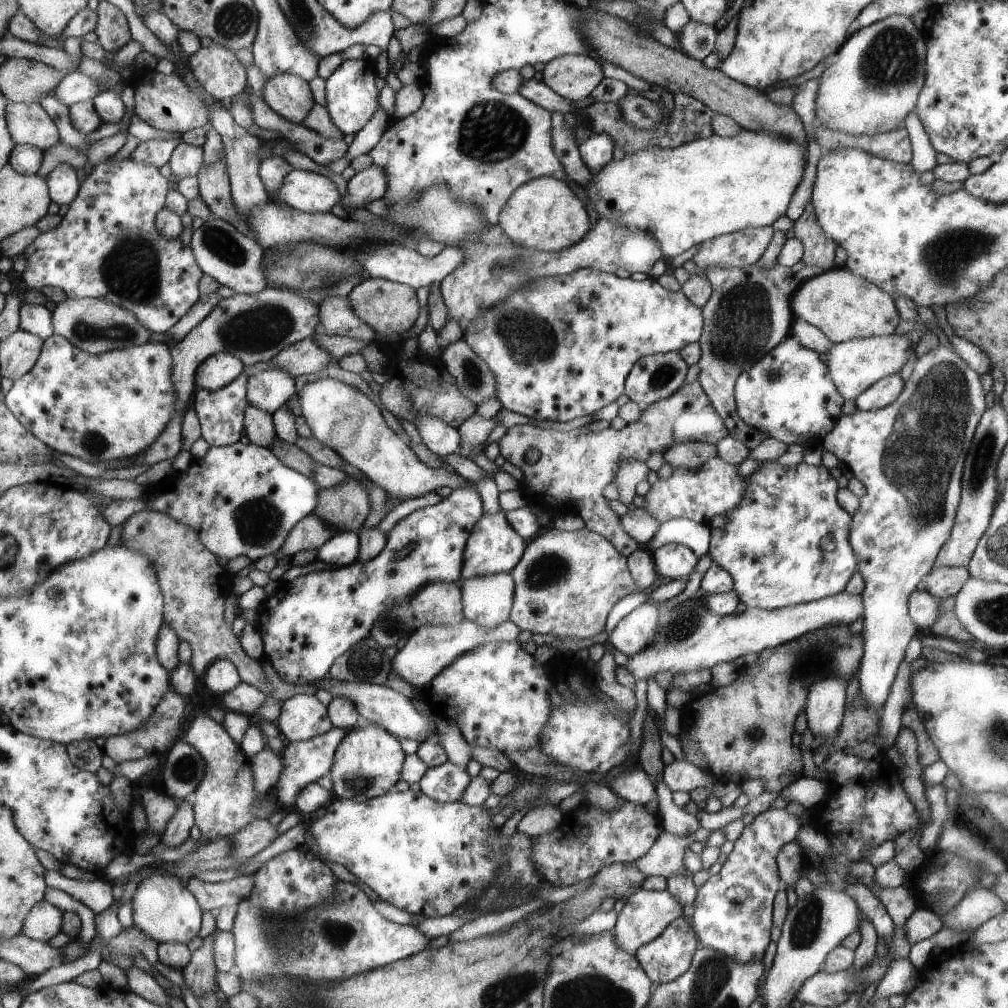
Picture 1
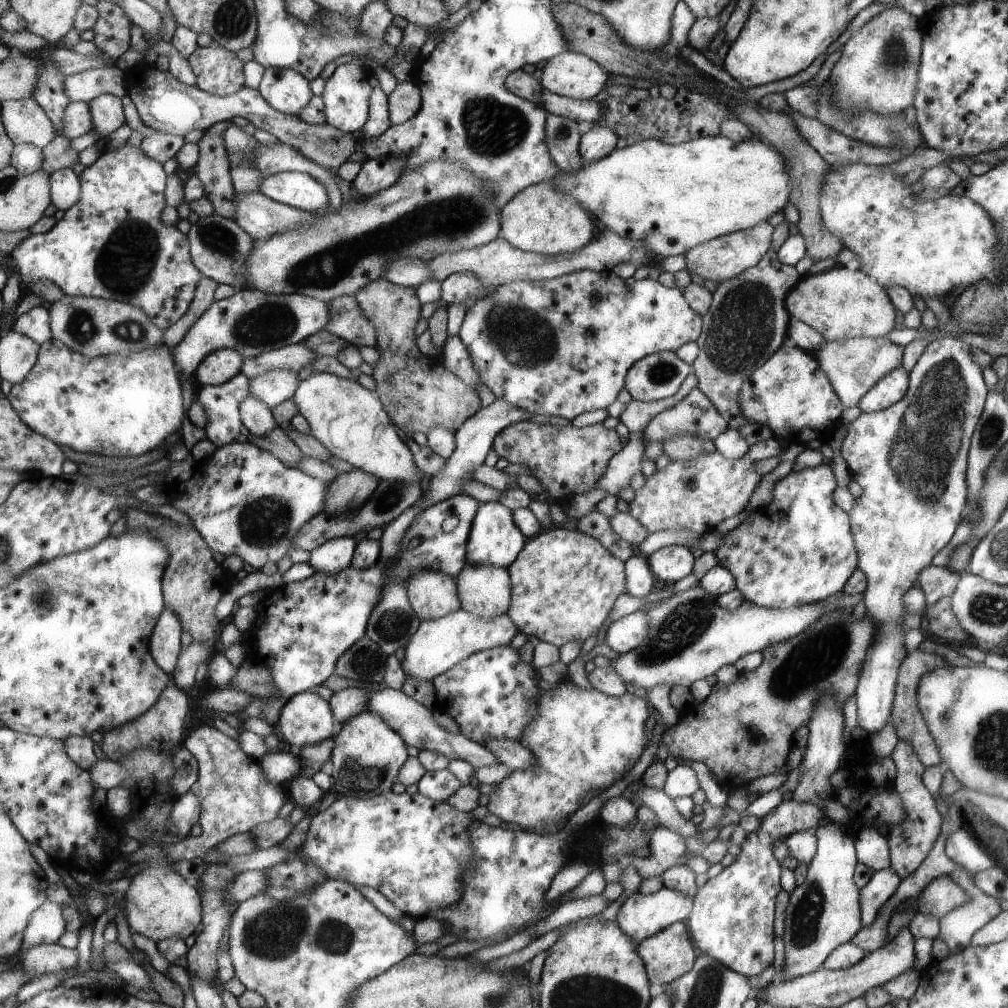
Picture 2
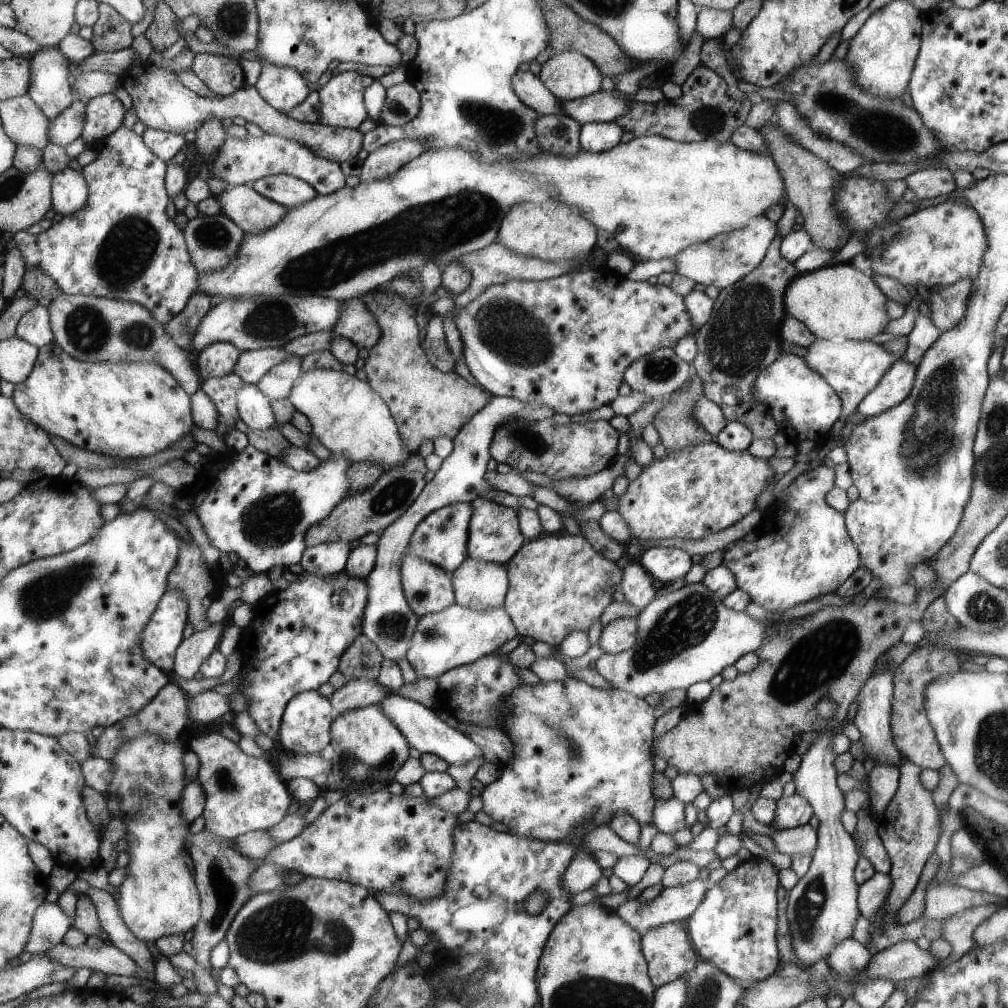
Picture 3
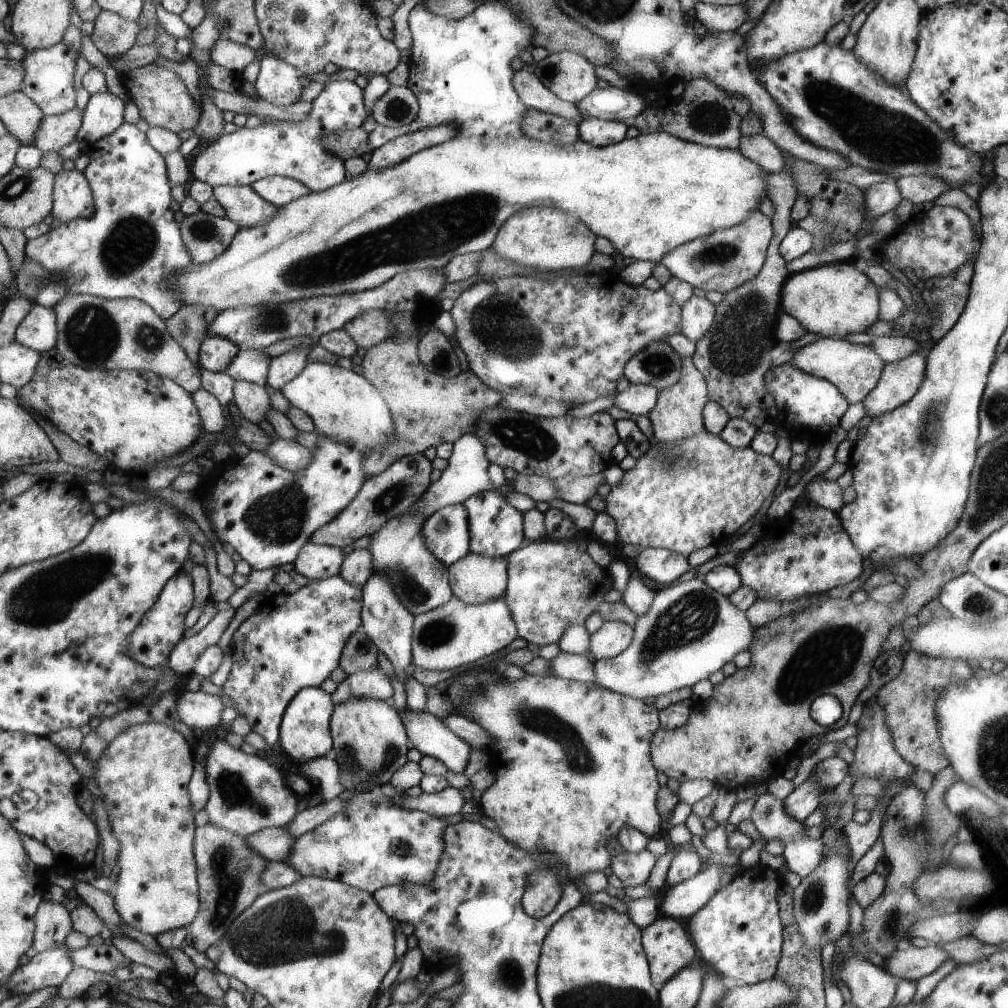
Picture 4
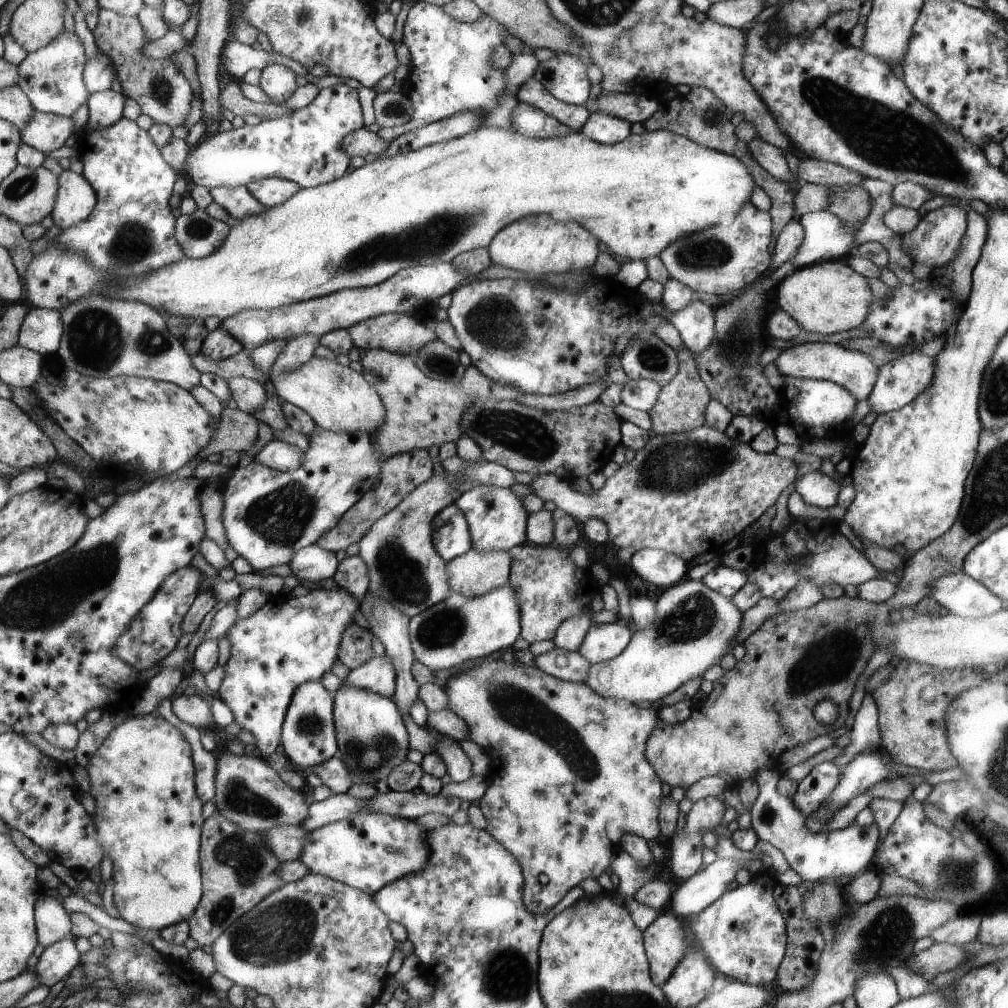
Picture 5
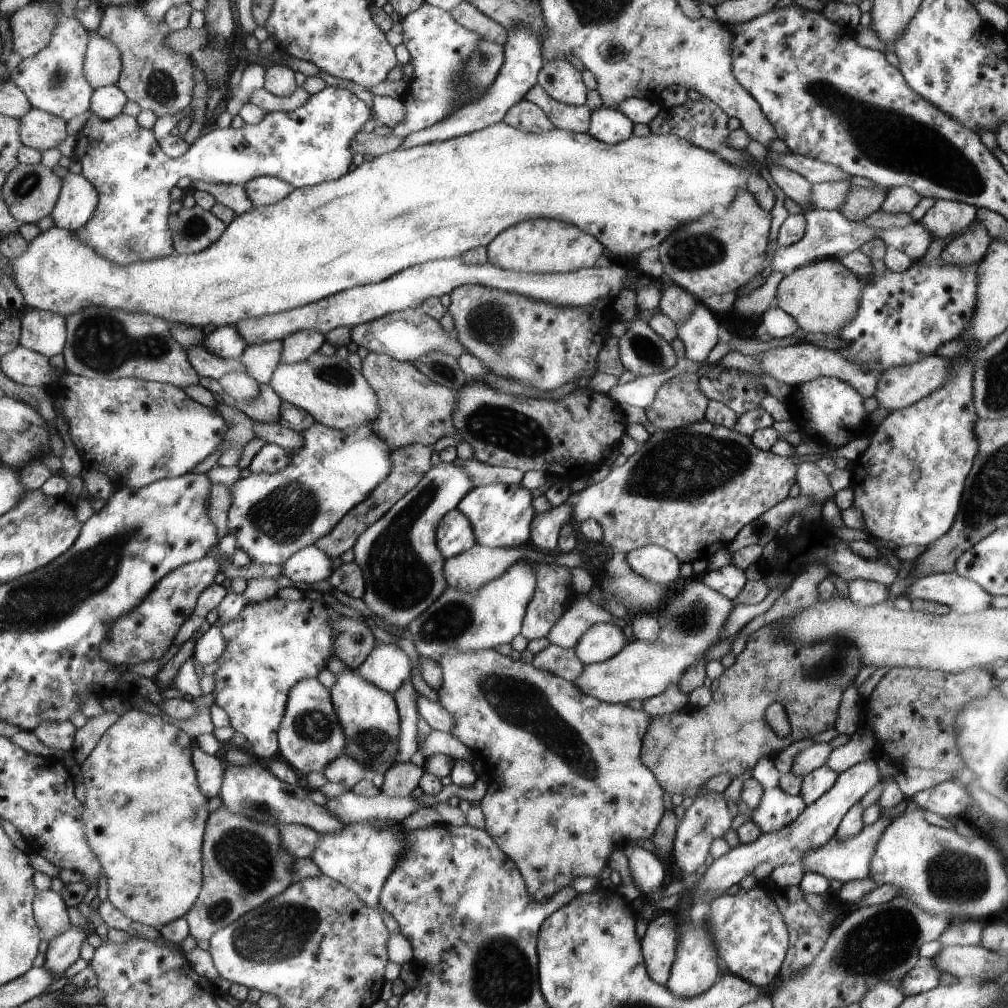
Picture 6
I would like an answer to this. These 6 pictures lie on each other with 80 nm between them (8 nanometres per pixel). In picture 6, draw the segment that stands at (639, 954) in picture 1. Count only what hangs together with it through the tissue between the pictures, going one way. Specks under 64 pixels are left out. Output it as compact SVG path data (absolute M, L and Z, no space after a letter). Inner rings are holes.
M668 910L652 917L640 937L649 978L661 986L668 980L672 964L676 960L677 943L678 932L675 932L675 922Z

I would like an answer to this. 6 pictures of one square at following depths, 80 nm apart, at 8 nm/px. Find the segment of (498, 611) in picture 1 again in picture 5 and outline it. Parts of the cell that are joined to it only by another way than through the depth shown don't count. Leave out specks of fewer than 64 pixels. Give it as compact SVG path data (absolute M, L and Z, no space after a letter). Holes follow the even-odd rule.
M471 548L467 553L459 557L452 558L447 562L448 585L451 592L460 594L462 597L481 597L492 590L499 589L500 586L508 582L509 571L512 566L513 552L510 551L478 551Z

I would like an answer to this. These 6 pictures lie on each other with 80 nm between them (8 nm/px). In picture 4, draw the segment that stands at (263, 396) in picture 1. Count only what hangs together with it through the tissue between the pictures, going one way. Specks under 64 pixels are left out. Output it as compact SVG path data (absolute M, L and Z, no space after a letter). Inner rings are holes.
M295 349L294 351L275 357L270 364L268 385L279 391L294 378L297 378L309 364L309 351Z

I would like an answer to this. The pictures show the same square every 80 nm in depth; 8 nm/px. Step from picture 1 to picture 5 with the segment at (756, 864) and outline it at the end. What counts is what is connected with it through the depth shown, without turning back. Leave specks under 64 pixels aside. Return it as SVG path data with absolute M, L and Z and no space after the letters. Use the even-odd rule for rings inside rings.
M821 761L800 780L790 798L795 808L806 817L815 811L838 783L843 766L833 761ZM769 871L750 874L746 884L723 891L695 915L691 932L718 975L764 987L775 978L788 944L784 915L772 894L776 884Z

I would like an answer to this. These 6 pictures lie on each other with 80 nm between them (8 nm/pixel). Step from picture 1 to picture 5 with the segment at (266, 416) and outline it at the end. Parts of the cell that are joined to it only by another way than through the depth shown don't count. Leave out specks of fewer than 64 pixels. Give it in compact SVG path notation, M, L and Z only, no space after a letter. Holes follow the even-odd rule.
M235 377L228 379L229 386L232 388L232 396L237 402L237 408L248 413L255 413L258 408L268 399L265 386L261 381L247 377Z

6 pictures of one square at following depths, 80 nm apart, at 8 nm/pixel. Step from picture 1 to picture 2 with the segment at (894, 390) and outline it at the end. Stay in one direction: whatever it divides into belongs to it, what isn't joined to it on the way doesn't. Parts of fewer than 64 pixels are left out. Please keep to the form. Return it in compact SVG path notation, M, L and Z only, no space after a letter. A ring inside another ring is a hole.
M899 366L881 377L863 397L857 407L861 413L878 411L900 400L907 392L909 371Z

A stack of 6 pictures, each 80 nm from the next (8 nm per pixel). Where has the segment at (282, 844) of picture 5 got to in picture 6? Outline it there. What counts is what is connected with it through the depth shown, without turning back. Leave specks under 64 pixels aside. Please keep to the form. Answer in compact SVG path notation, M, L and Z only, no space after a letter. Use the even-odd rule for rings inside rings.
M302 824L280 825L283 831L284 846L296 859L304 859L312 856L320 832L314 828Z

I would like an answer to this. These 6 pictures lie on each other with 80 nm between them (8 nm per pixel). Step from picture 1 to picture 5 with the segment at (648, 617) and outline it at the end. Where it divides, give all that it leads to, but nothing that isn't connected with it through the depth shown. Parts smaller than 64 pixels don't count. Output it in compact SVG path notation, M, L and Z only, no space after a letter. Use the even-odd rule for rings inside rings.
M621 622L595 624L589 627L577 651L589 664L605 662L615 658L628 646L630 640L631 632Z

